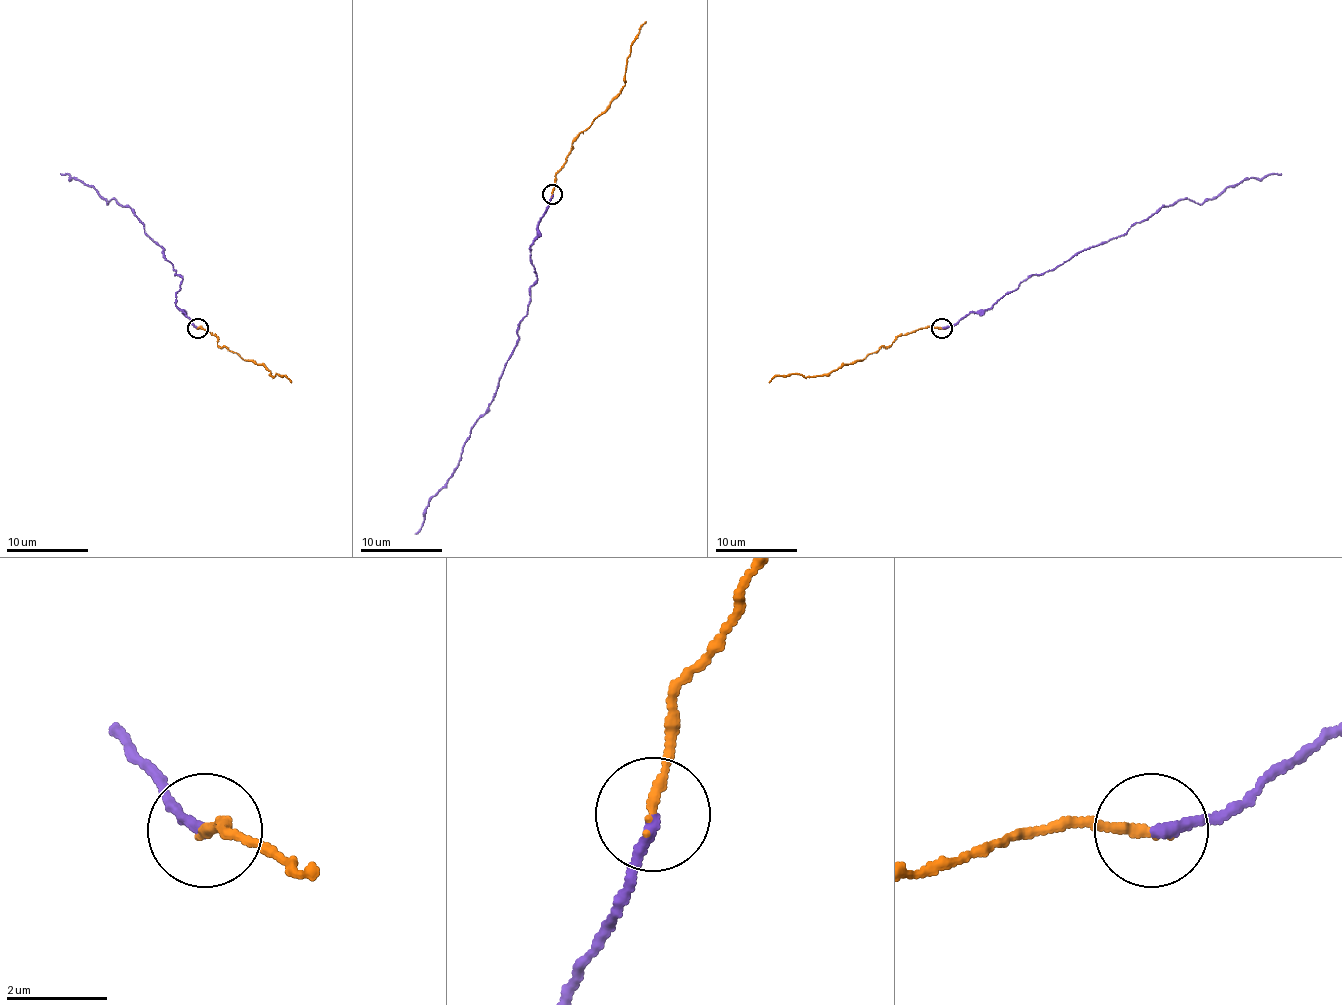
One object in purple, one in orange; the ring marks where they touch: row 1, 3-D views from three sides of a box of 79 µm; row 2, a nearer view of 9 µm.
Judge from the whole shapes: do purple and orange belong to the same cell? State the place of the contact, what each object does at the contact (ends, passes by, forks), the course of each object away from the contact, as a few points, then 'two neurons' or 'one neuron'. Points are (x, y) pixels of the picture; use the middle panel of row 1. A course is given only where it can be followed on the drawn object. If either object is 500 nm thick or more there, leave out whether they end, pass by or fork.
(552, 194) | purple ends | orange ends | purple via (552, 194), (531, 246), (537, 279), (519, 342), (455, 471), (414, 533) | orange via (552, 194), (556, 172), (566, 160), (574, 139), (599, 116), (625, 84), (625, 59), (630, 45), (646, 22) | one neuron

